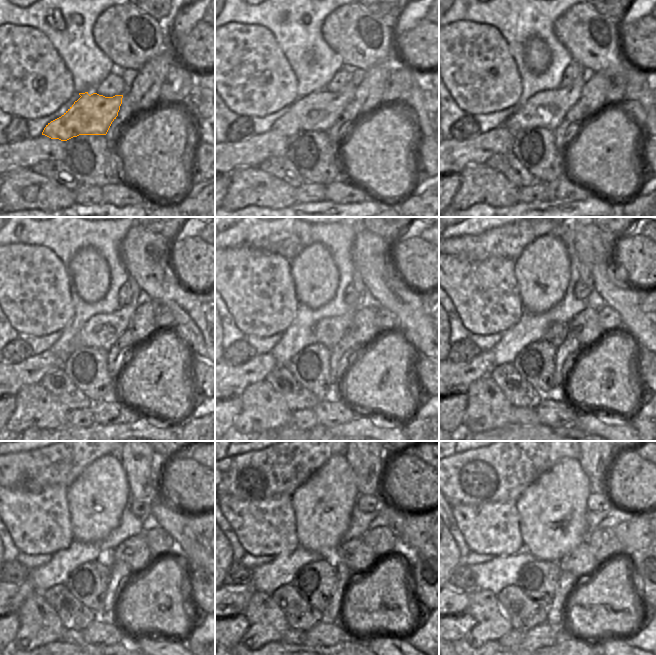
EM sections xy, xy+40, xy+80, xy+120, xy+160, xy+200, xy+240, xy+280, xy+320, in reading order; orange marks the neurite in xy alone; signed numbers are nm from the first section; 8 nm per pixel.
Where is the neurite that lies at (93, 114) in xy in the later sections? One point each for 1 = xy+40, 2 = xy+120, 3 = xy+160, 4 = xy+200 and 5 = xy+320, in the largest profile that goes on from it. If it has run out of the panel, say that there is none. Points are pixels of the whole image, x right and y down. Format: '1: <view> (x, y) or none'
1: xy+40 (319, 111)
2: xy+120 (101, 331)
3: xy+160 (328, 331)
4: xy+200 (583, 237)
5: xy+320 (594, 461)

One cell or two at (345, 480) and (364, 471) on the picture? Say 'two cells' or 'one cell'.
two cells

